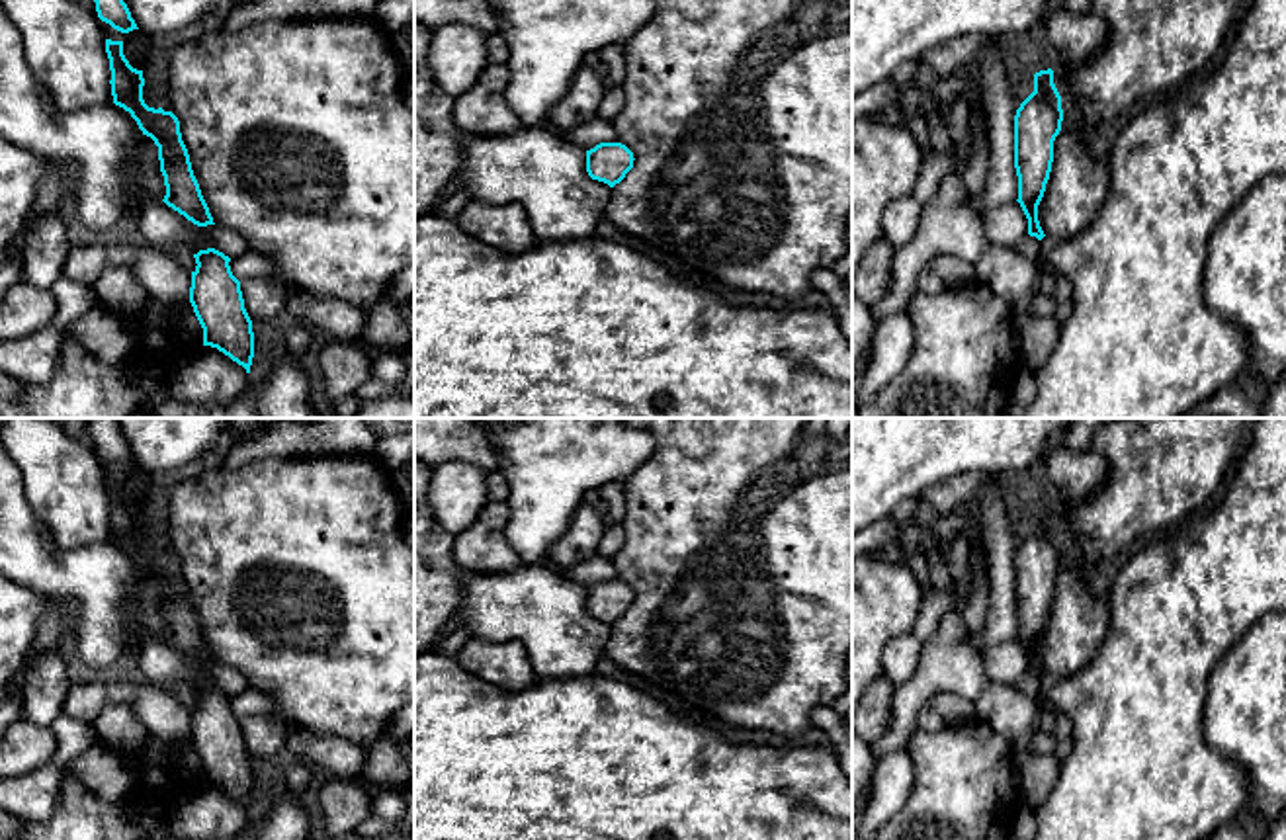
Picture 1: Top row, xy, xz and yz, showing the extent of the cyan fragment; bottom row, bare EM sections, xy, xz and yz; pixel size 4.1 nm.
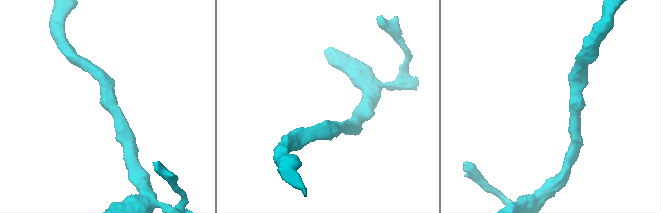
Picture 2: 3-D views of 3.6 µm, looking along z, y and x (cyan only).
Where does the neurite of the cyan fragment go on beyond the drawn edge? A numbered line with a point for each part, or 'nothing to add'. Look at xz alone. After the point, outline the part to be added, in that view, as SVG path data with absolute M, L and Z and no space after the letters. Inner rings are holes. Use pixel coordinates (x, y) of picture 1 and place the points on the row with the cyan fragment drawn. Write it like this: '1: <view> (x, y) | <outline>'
nothing to add

